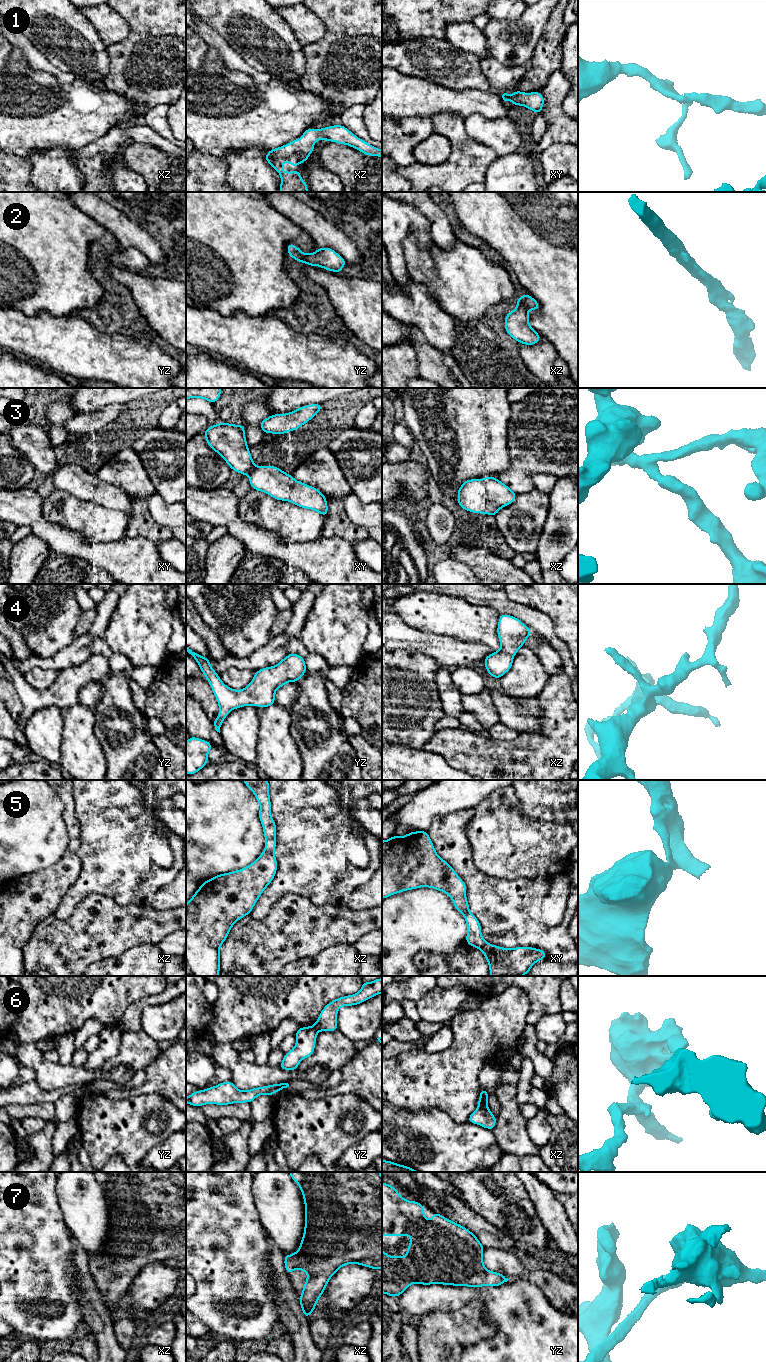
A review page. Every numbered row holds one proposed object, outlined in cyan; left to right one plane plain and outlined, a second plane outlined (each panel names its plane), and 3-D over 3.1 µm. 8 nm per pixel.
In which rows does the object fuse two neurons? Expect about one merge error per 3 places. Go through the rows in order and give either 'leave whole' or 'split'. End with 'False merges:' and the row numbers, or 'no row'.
1: leave whole
2: leave whole
3: leave whole
4: leave whole
5: split
6: split
7: leave whole
False merges: 5, 6

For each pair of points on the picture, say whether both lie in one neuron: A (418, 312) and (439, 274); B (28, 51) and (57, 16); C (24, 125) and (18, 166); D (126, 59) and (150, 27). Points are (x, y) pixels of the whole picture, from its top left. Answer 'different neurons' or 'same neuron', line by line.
A: different neurons
B: different neurons
C: different neurons
D: same neuron

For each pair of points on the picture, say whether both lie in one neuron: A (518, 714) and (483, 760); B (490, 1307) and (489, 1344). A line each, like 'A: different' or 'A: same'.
A: different
B: same

